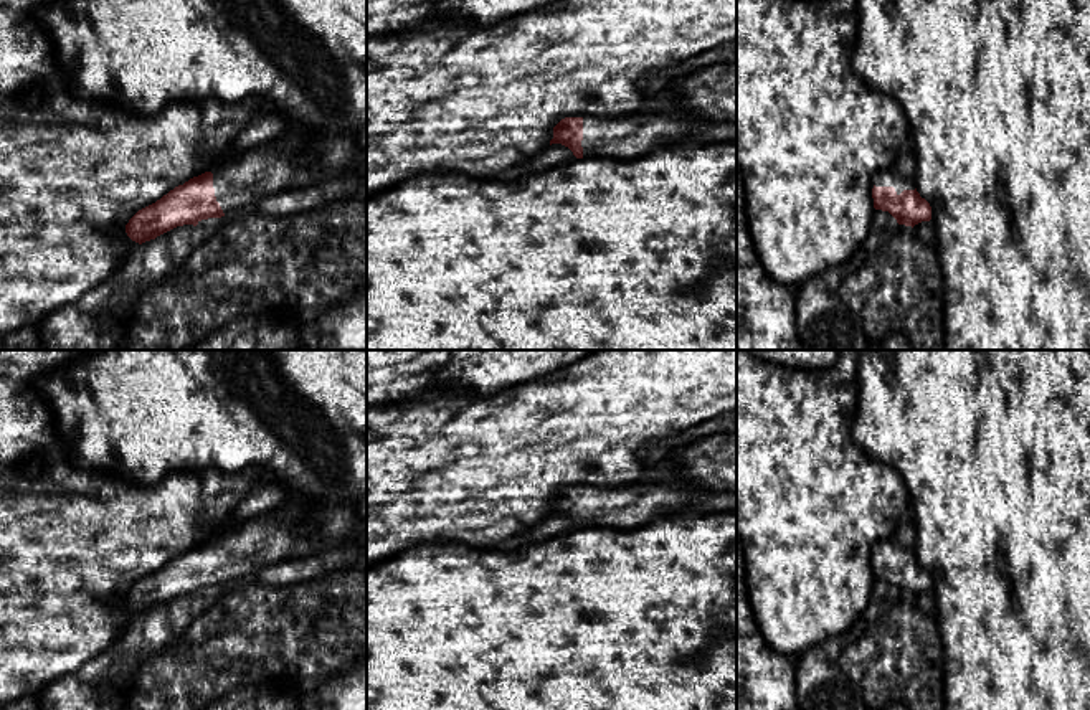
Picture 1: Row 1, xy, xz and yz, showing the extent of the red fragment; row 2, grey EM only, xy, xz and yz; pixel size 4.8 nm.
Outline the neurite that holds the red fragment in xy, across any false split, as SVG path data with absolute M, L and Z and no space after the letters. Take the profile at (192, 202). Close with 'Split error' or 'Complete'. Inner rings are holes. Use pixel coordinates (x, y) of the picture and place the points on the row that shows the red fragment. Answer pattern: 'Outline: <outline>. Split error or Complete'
Outline: M287 130L175 187L155 203L139 210L126 225L126 233L142 244L177 226L238 216L253 210L263 198L344 175L357 154L357 142L348 134ZM309 154L315 155L310 167L294 159Z. Split error

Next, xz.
Outline: M565 117L553 127L552 144L568 147L576 159L636 159L646 155L654 140L679 144L692 129L707 125L690 117Z. Split error

